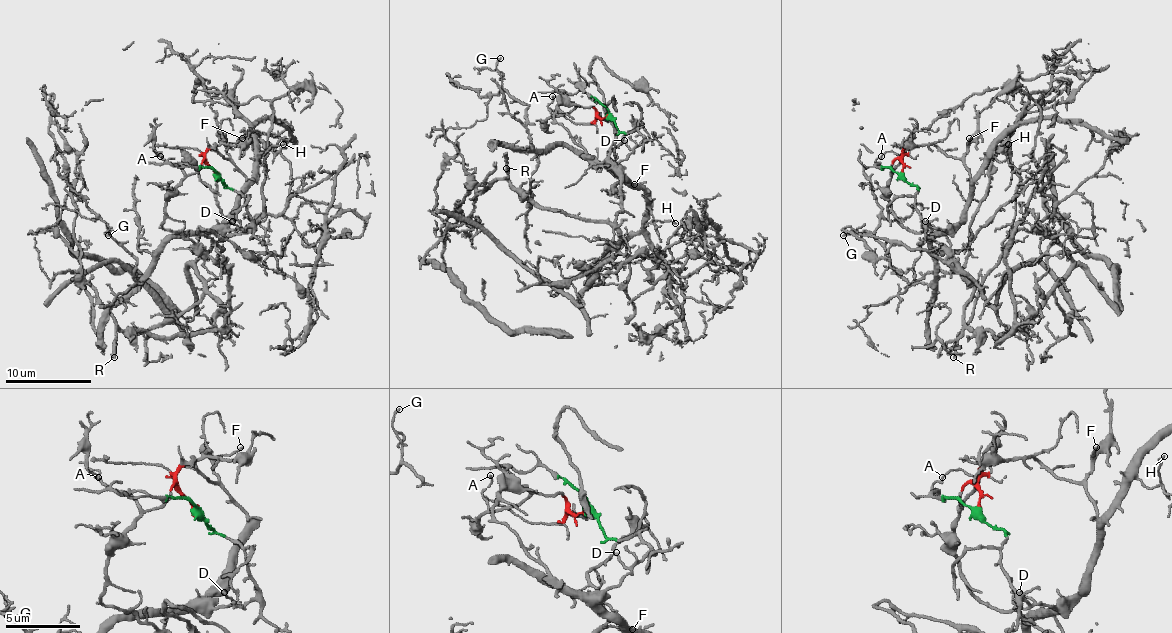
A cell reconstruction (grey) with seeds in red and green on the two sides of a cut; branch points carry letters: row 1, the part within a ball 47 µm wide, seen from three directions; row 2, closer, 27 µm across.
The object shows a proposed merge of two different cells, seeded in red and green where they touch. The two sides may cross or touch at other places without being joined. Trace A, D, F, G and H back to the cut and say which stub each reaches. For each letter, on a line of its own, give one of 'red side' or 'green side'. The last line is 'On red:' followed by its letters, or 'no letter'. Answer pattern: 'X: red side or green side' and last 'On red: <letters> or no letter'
A: red side
D: green side
F: green side
G: green side
H: green side
On red: A

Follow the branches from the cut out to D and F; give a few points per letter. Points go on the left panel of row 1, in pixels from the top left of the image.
D: (214, 175), (245, 199), (245, 208), (251, 216), (251, 223), (242, 227), (232, 221)
F: (214, 175), (245, 199), (249, 225), (230, 229), (223, 223), (245, 184), (245, 173), (227, 147), (242, 139)

